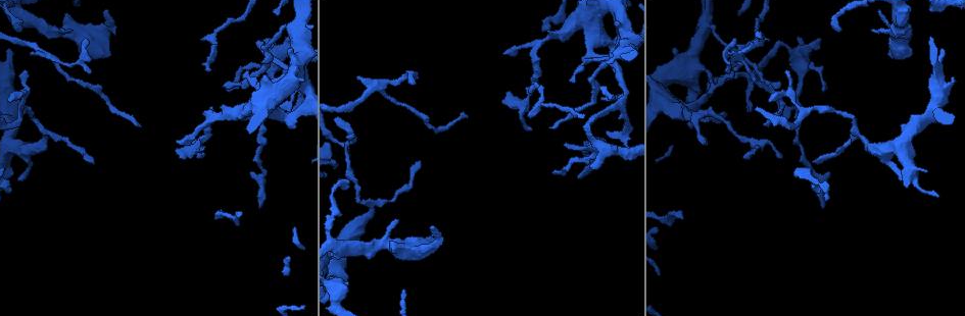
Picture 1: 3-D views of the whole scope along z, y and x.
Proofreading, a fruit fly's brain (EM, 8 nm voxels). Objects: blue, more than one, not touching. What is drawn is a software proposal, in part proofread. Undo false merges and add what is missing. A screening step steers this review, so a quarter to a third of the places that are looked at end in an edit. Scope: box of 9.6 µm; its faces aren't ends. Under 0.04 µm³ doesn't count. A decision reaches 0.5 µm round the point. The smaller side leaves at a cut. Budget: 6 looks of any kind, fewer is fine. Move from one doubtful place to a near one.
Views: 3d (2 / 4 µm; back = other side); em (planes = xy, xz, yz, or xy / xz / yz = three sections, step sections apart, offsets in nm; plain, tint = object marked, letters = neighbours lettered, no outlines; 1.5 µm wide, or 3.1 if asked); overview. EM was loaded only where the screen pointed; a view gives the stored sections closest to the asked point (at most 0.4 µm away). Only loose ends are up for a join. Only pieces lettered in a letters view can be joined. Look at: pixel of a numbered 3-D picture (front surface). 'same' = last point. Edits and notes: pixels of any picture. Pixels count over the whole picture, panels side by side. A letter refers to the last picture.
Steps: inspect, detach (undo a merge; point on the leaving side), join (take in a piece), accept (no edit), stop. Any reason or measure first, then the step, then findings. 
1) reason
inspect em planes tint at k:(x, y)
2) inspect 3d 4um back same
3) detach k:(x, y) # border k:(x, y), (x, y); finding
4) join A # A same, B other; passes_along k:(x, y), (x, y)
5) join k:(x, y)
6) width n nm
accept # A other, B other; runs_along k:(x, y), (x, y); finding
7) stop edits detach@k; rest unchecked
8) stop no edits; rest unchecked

a narrow waist
inspect 3d 2um at 1:(586, 145)

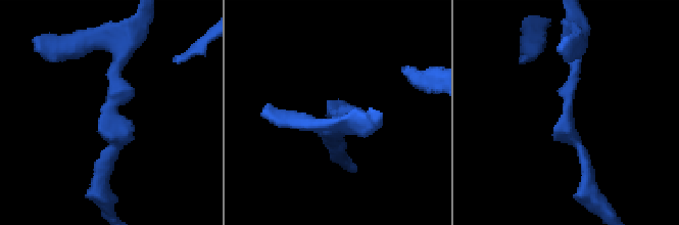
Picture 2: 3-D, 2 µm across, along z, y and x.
shape alone is not enough
inspect em planes plain at 2:(571, 114)

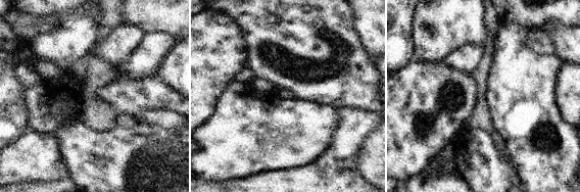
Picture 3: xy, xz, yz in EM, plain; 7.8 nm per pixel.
see the neighbours
inspect em planes letters same

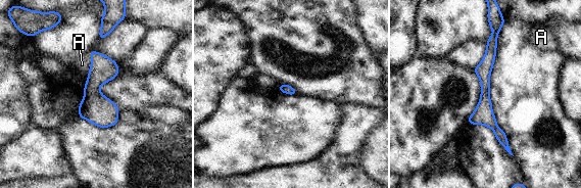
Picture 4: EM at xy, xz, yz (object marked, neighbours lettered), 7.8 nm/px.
accept # A other; border 4:(90, 51), (90, 67), (86, 81); continuous, no second neuron

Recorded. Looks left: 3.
arms part here
inspect 3d 4um at 1:(748, 78)

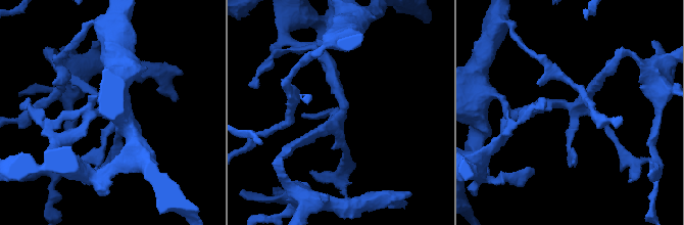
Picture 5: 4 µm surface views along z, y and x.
inspect em xy step 8 tint at 5:(335, 119)

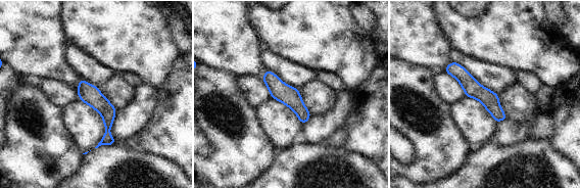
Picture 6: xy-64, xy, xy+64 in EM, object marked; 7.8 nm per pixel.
another direction
inspect em planes letters same

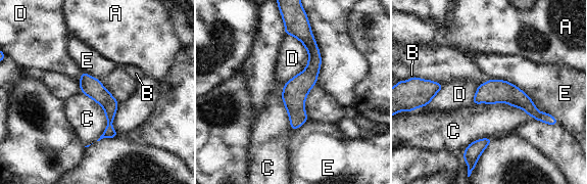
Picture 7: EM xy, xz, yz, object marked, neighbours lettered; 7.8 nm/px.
longest_contact C 500 nm
accept # A other, B other, C other, D other, E other; continuous, no second neuron

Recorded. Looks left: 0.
stop no edits; rest unchecked

